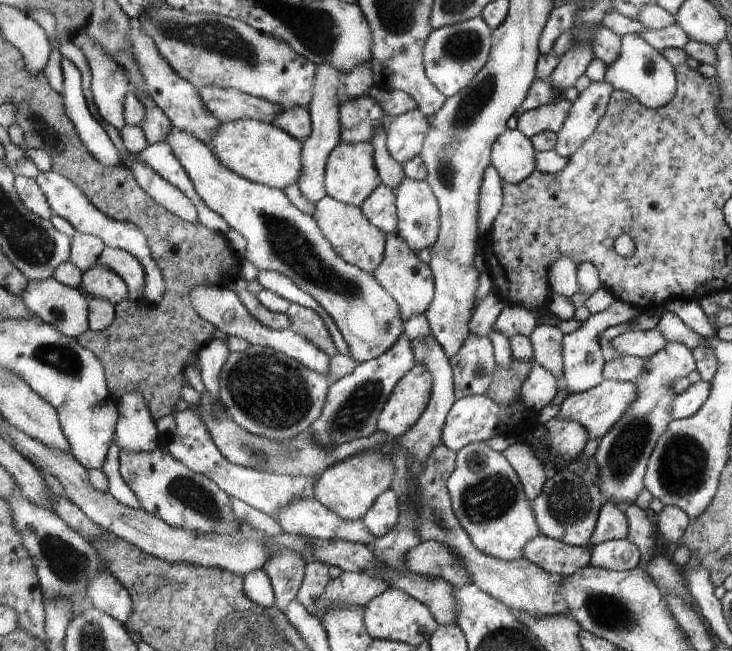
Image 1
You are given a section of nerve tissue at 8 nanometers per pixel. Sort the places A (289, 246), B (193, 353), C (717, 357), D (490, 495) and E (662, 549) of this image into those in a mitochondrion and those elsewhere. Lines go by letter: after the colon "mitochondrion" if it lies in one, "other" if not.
A: mitochondrion
B: other
C: other
D: mitochondrion
E: other

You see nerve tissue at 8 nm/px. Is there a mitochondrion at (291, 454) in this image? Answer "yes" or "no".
yes

